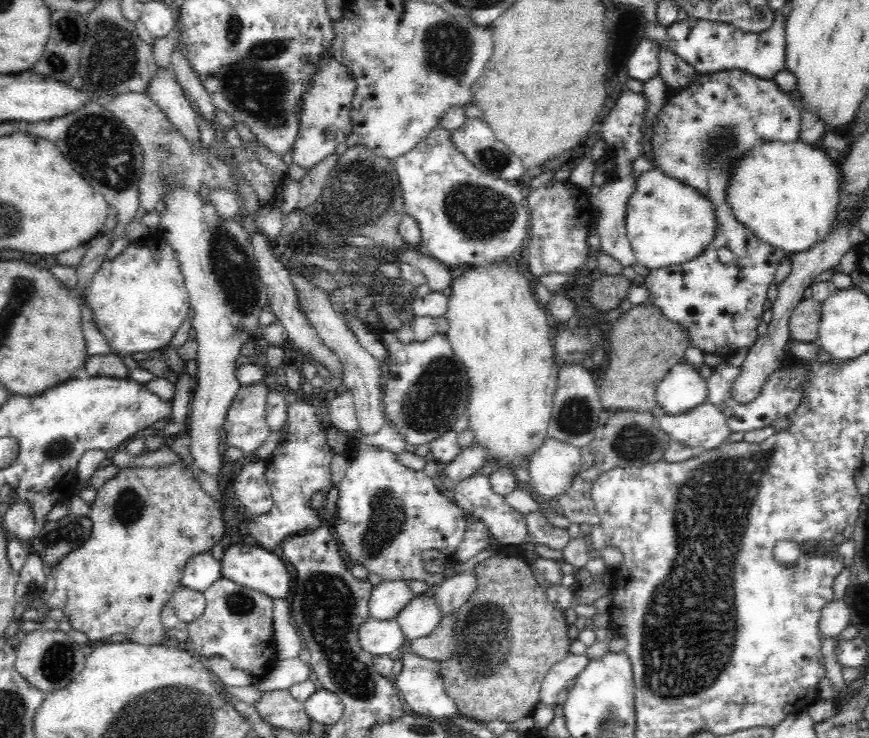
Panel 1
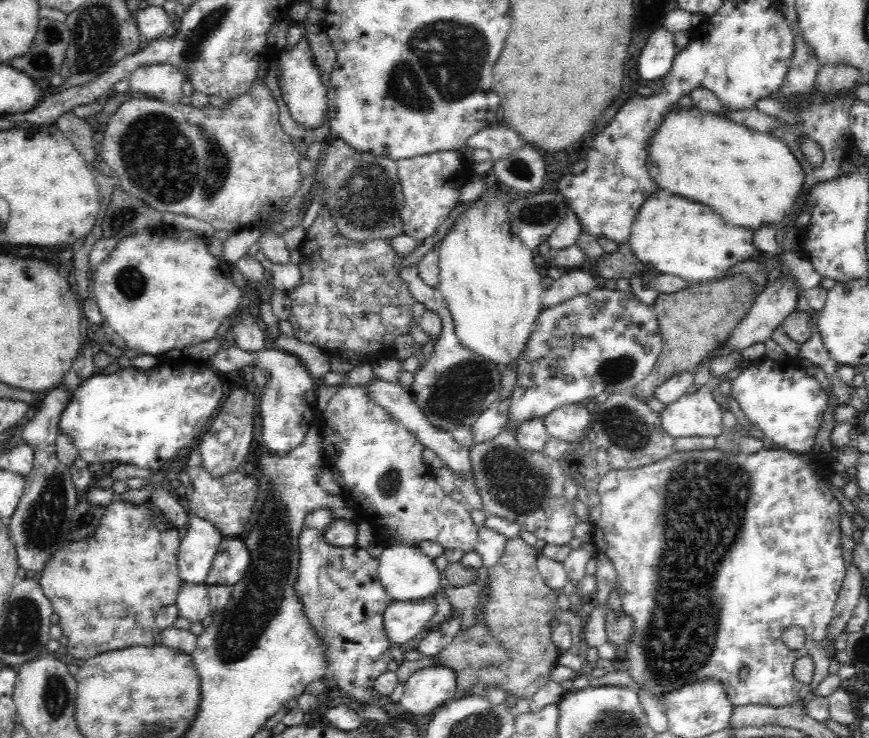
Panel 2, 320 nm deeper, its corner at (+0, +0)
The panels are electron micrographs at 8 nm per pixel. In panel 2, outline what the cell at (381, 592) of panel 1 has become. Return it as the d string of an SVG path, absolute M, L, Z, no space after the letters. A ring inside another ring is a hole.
M392 546L385 548L379 556L379 577L386 592L396 600L420 600L434 596L440 588L440 572L431 559L416 546Z

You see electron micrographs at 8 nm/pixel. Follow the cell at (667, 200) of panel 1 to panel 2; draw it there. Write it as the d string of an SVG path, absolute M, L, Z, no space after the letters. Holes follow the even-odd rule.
M658 189L644 201L631 226L629 247L633 255L642 263L652 264L661 274L678 276L688 284L720 280L738 262L751 260L757 248L752 242L754 230L751 228L724 224L724 219L712 207L696 204L696 201L676 193Z

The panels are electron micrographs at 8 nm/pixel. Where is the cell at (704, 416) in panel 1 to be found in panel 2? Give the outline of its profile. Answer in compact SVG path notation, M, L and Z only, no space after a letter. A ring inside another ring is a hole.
M704 387L690 396L683 395L659 414L662 428L674 439L723 436L723 410Z

